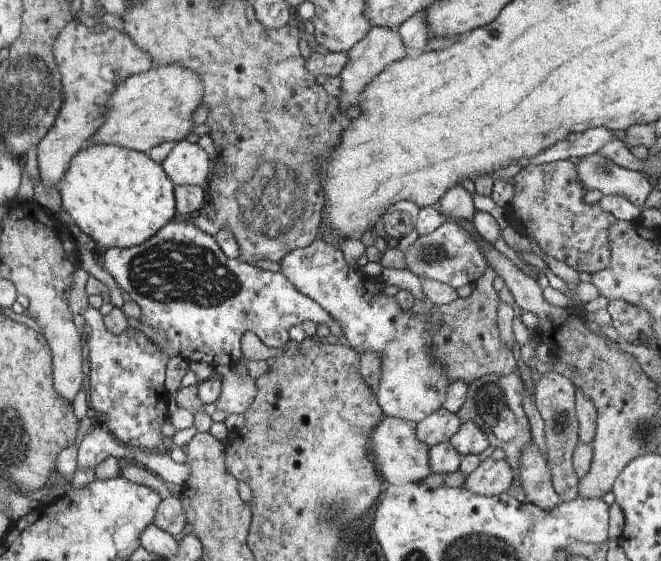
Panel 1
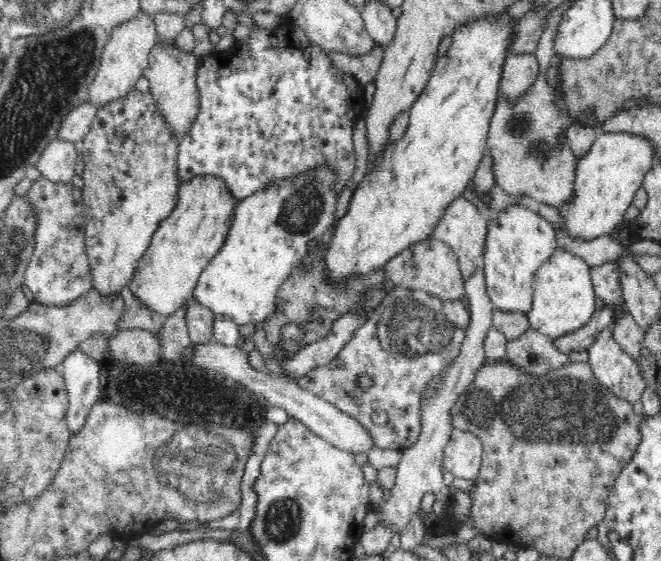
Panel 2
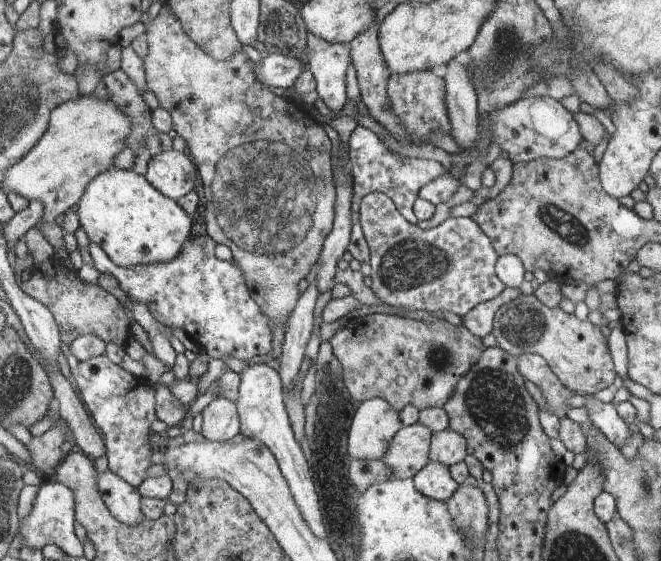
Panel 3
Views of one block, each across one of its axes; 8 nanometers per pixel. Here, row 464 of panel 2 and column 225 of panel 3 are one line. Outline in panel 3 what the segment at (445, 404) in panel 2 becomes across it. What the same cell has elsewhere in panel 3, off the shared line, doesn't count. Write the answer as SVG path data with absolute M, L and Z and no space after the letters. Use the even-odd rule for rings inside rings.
M218 396L203 410L201 433L208 441L226 443L239 432L240 423L236 402Z

